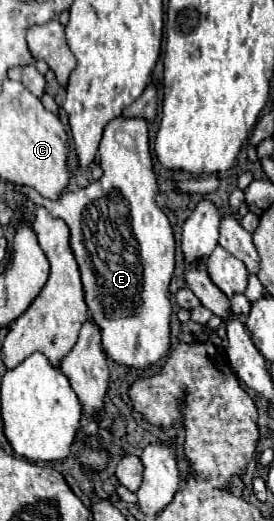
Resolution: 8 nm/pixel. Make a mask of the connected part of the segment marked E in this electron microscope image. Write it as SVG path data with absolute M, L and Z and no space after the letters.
M118 116L114 118L106 130L104 130L104 136L102 136L102 142L100 142L100 150L98 150L98 156L100 156L100 164L102 164L102 178L92 182L90 186L82 188L82 190L76 190L76 192L68 192L68 194L62 194L60 198L56 200L50 200L50 198L44 198L42 194L38 194L34 188L24 188L20 186L20 194L28 196L34 204L40 204L44 206L54 218L60 218L66 222L66 226L70 228L70 248L72 248L72 254L76 258L76 264L80 268L80 274L82 274L82 286L84 286L84 300L88 304L88 314L90 314L90 322L96 324L100 328L100 336L102 336L102 348L106 352L106 356L110 360L114 360L116 364L120 366L126 366L126 368L136 368L136 370L148 370L150 366L154 366L158 360L162 360L168 350L170 350L170 344L172 344L172 330L170 330L170 316L172 316L172 304L168 300L168 286L170 286L170 280L172 280L172 274L174 274L174 248L176 248L176 242L174 242L174 234L172 234L172 228L170 228L170 222L166 218L166 214L158 208L154 196L156 196L156 176L154 176L154 170L152 170L152 158L150 158L150 146L148 146L148 122L144 118L126 118L126 116Z

